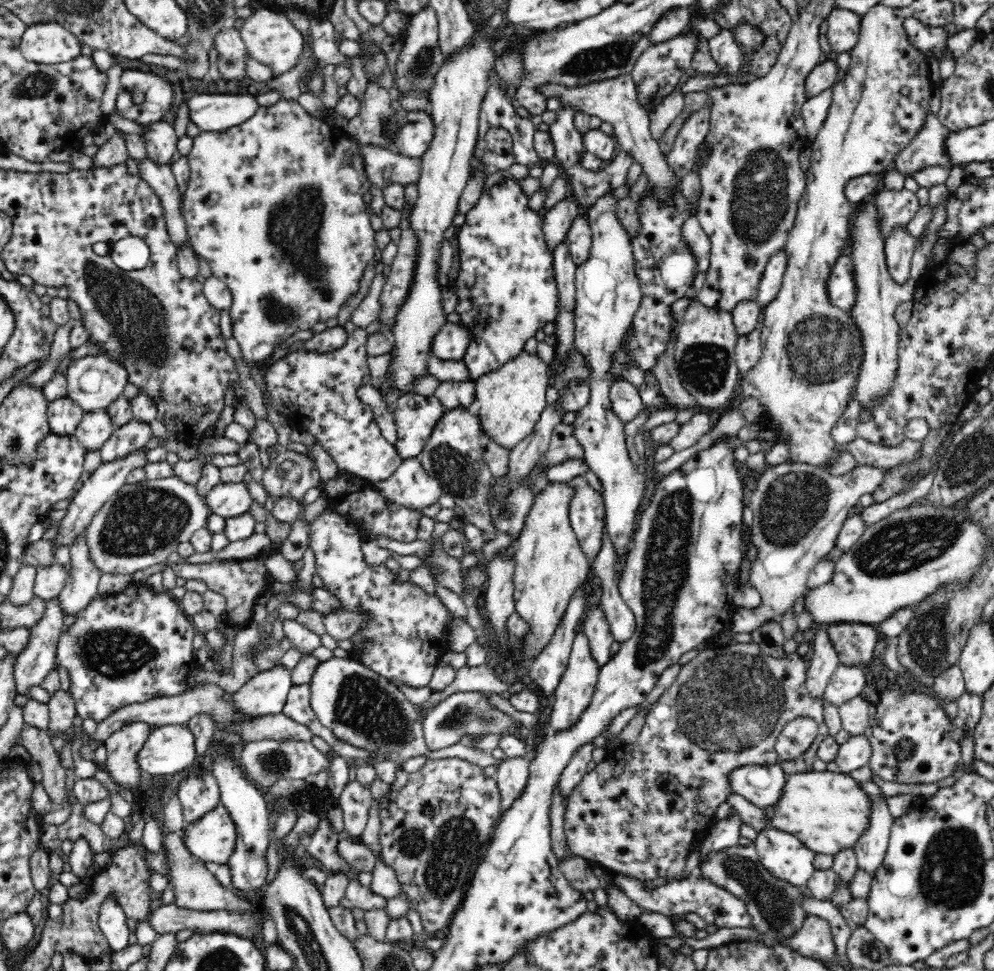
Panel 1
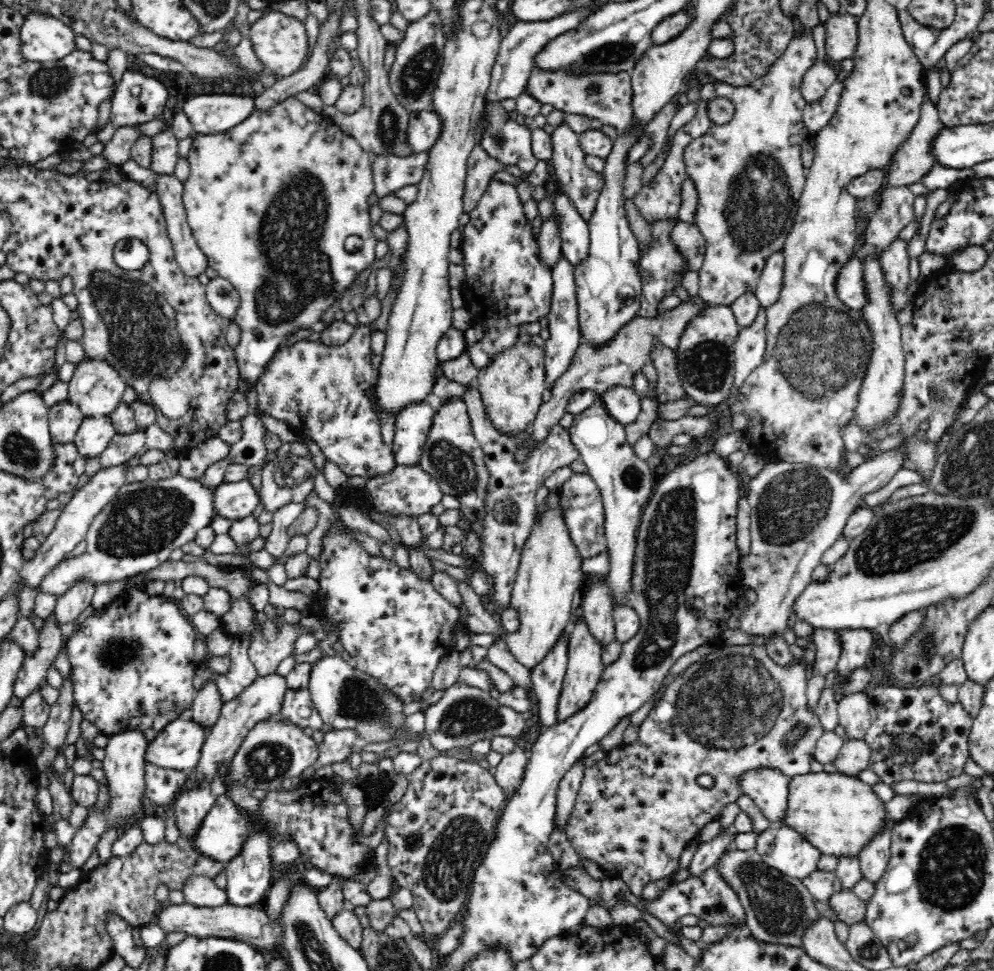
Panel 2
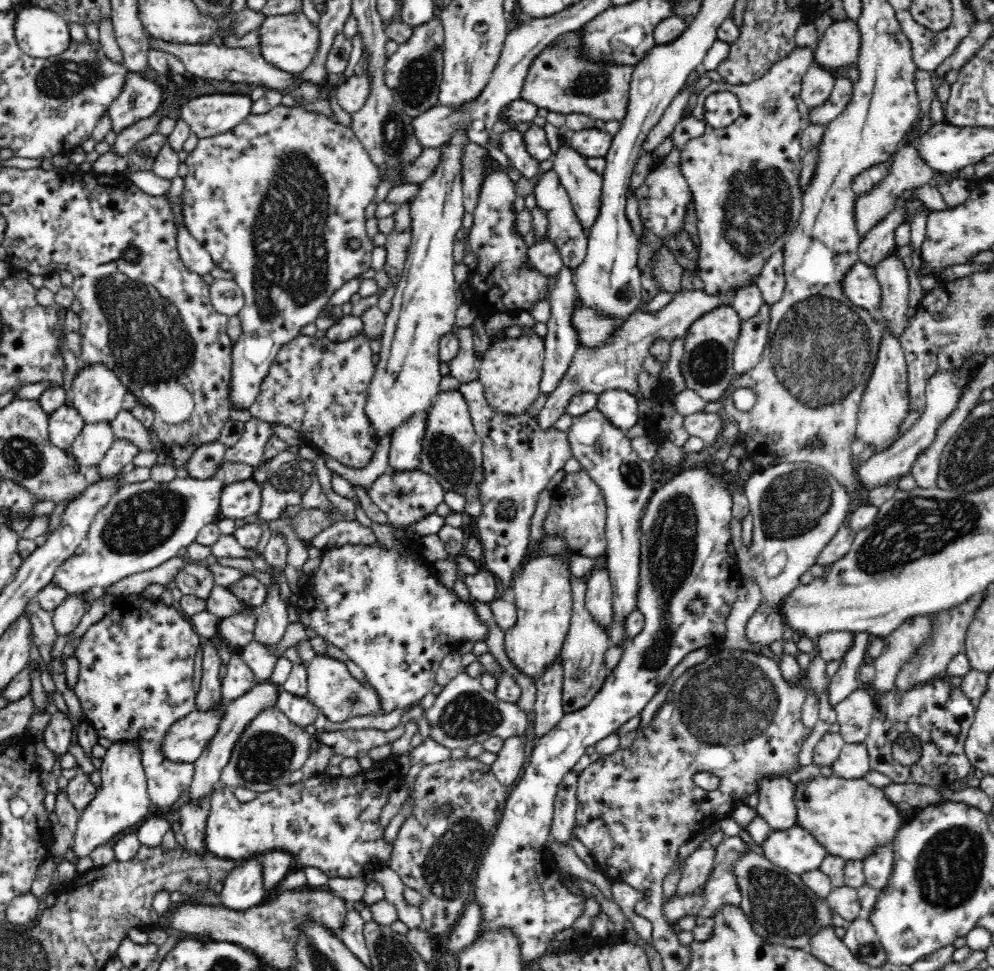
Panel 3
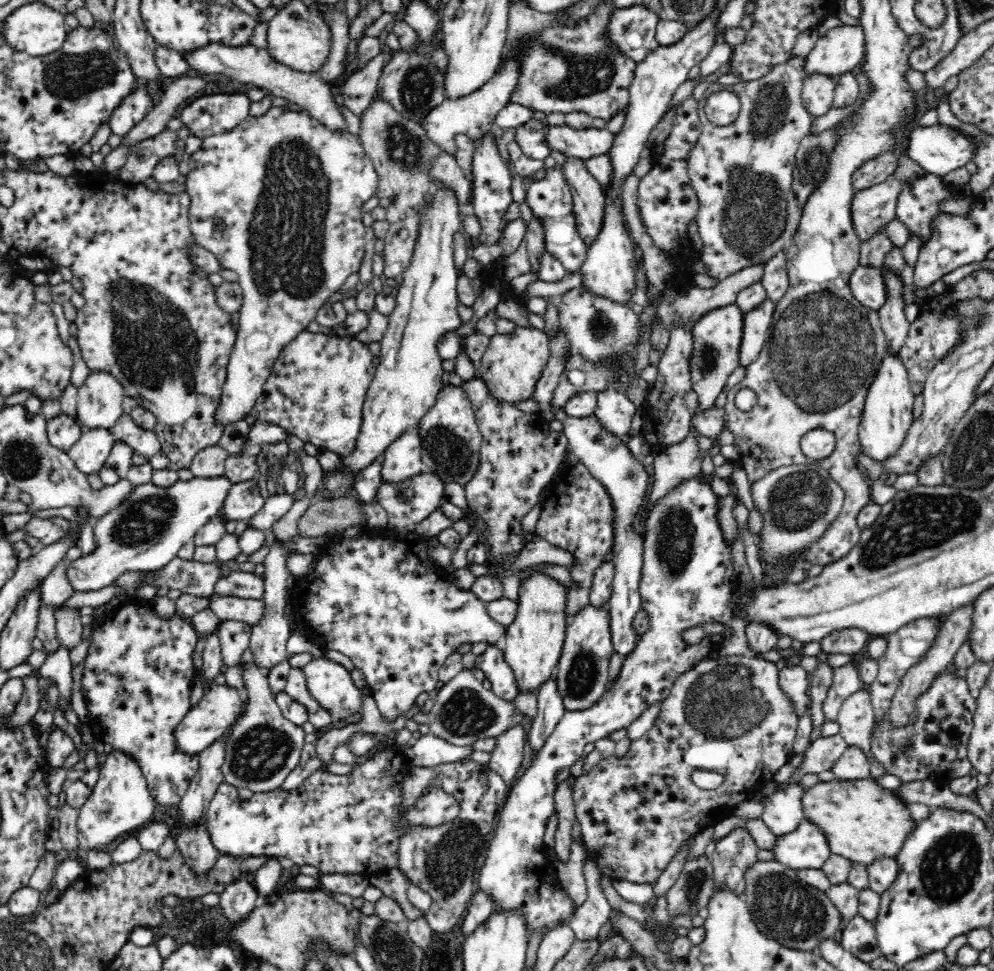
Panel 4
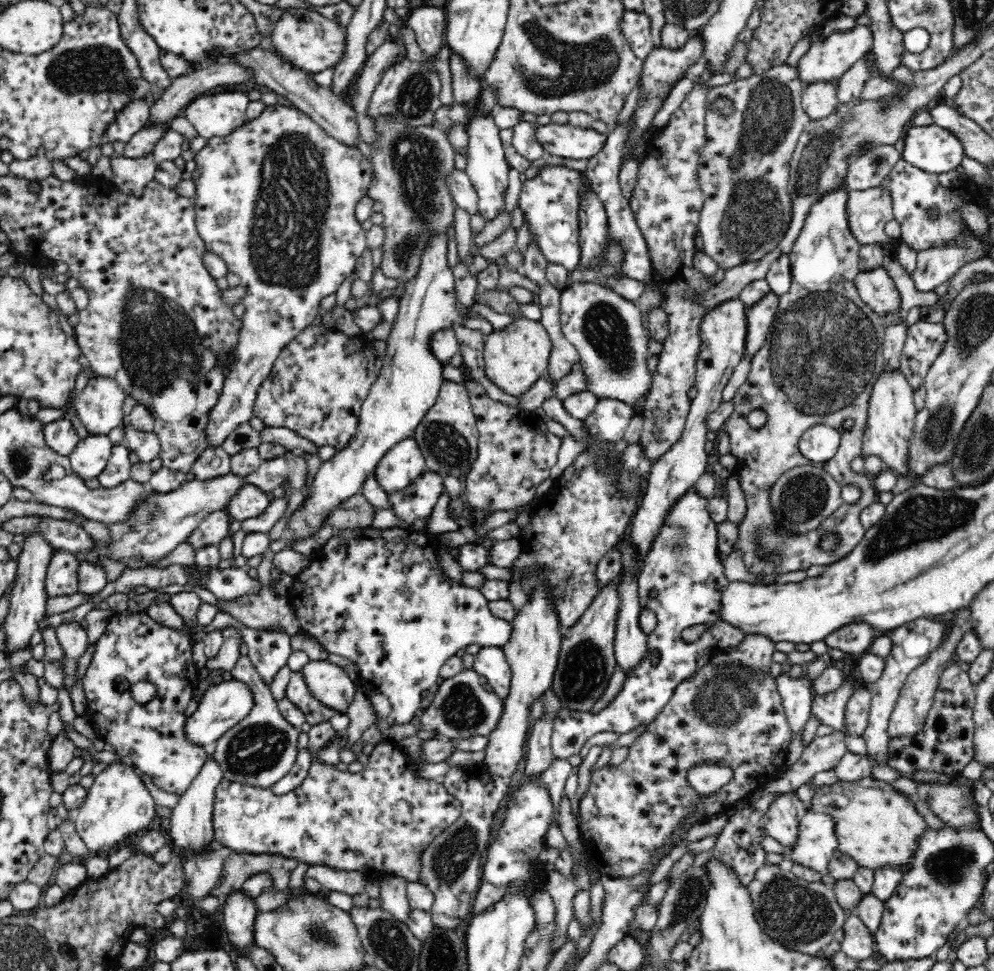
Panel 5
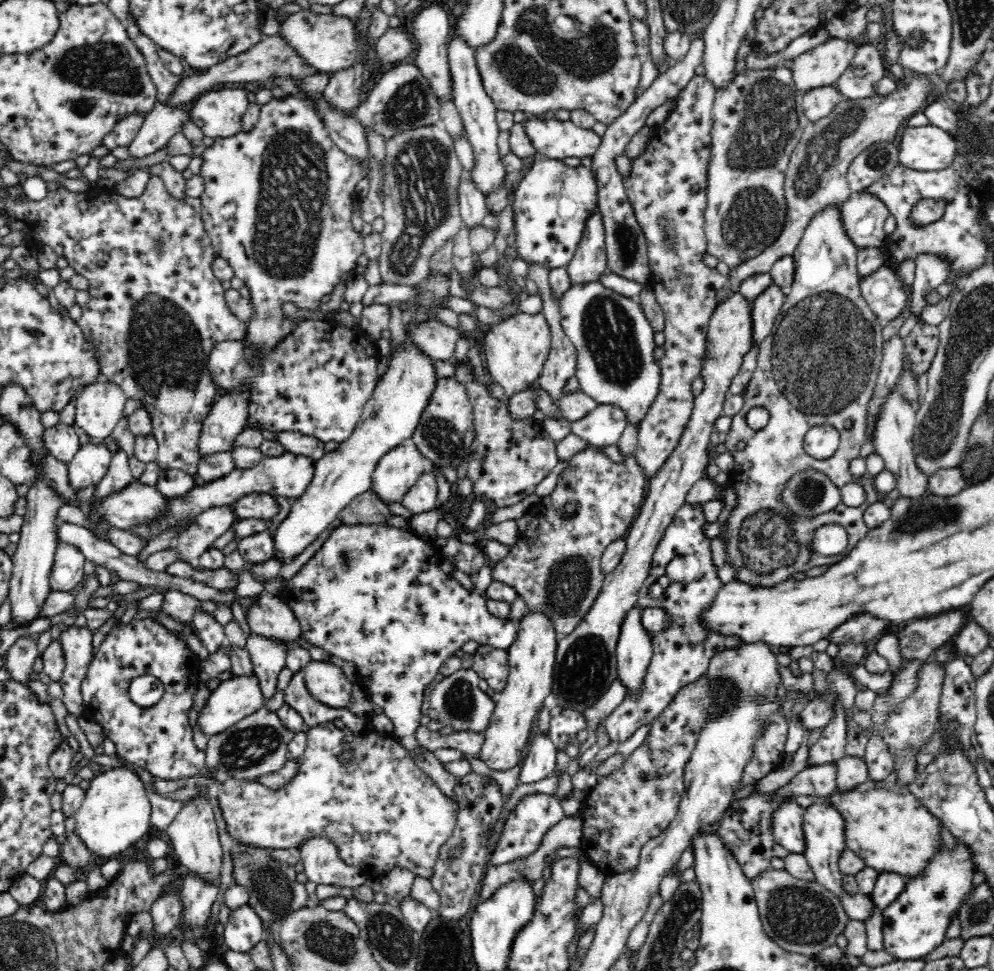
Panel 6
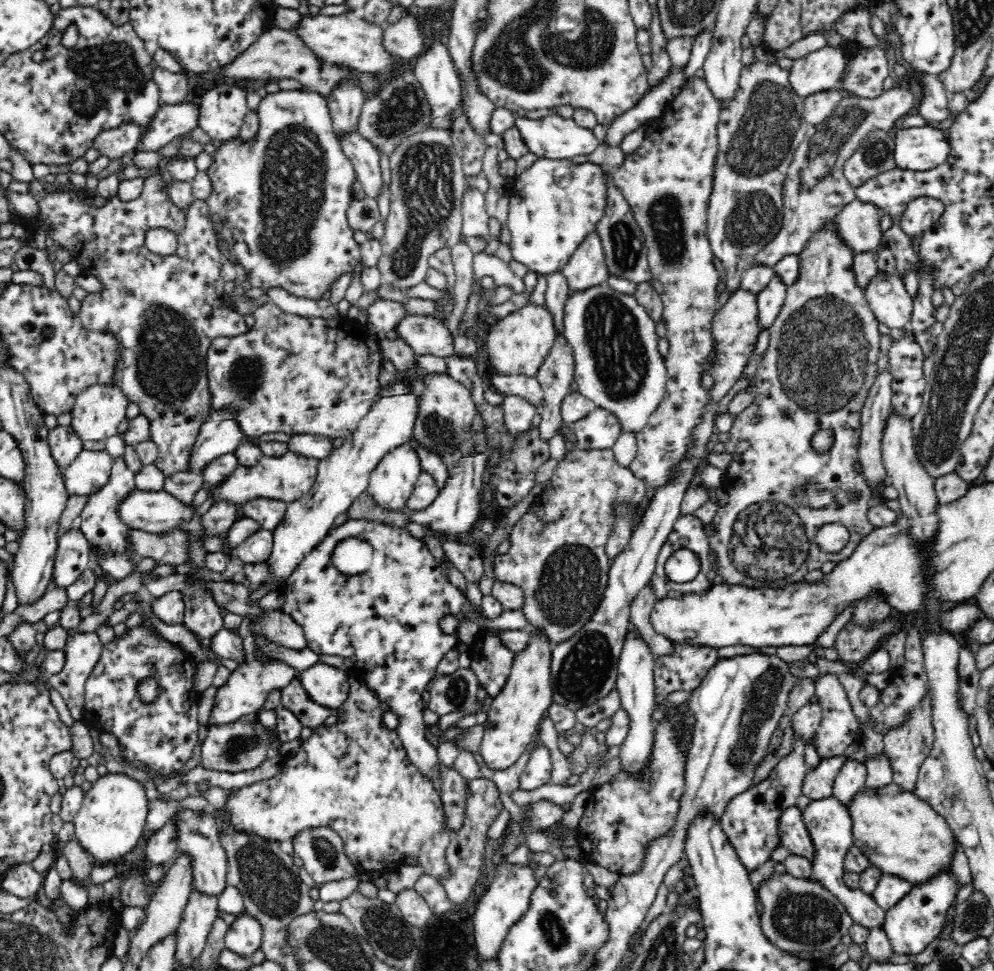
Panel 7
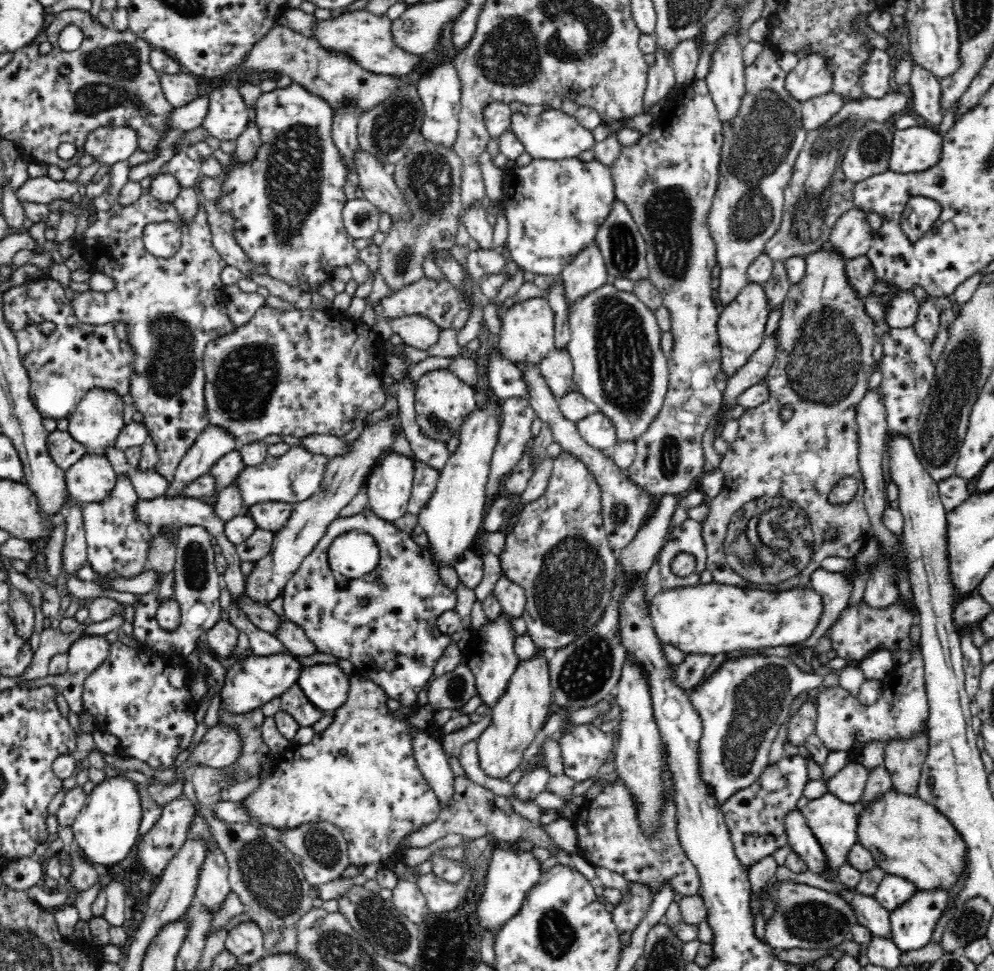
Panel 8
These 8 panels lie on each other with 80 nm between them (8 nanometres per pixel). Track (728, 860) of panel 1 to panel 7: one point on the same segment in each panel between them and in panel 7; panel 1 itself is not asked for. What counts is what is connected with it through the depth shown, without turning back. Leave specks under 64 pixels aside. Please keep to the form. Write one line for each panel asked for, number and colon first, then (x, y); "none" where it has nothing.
2: (779, 908)
3: (781, 909)
4: (786, 910)
5: (802, 916)
6: (800, 917)
7: (798, 915)

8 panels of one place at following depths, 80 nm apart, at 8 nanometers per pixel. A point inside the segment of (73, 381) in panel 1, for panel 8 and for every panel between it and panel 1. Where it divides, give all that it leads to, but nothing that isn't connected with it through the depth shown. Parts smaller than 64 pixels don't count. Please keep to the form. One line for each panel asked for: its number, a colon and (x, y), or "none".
2: (96, 387)
3: (96, 392)
4: (100, 397)
5: (99, 406)
6: (100, 407)
7: (96, 413)
8: (96, 422)

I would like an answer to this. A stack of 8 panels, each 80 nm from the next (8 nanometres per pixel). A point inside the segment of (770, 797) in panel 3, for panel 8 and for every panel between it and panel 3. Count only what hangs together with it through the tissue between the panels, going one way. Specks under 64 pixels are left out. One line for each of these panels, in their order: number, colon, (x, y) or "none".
4: (783, 812)
5: (781, 820)
6: (786, 824)
7: (794, 836)
8: (801, 840)

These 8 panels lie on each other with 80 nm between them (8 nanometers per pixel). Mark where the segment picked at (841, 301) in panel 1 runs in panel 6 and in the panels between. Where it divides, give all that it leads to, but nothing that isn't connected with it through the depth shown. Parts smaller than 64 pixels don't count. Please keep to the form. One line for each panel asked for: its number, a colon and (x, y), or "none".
2: (849, 286)
3: (860, 285)
4: (866, 283)
5: (875, 287)
6: (885, 295)

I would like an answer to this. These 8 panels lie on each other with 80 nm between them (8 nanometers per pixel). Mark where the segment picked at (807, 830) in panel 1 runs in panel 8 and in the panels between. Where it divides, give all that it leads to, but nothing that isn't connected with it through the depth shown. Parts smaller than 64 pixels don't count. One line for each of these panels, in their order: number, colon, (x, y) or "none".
2: (836, 813)
3: (849, 817)
4: (862, 821)
5: (874, 823)
6: (885, 825)
7: (899, 833)
8: (909, 838)

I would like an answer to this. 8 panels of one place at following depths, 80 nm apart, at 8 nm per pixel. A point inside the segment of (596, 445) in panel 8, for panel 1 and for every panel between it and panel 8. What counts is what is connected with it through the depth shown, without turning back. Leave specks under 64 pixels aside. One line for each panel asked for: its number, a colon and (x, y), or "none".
1: (626, 403)
2: (622, 402)
3: (618, 405)
4: (615, 411)
5: (610, 418)
6: (604, 425)
7: (598, 430)

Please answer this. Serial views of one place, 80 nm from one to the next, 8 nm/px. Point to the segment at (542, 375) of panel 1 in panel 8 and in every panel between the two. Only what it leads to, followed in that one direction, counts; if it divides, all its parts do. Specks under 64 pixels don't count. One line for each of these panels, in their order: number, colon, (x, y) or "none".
2: (511, 388)
3: (510, 371)
4: (512, 364)
5: (514, 359)
6: (516, 349)
7: (518, 344)
8: (527, 334)

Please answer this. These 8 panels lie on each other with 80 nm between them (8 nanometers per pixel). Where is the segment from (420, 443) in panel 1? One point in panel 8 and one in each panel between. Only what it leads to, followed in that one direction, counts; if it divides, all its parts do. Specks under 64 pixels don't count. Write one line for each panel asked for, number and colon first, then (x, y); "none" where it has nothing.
2: (412, 424)
3: (406, 441)
4: (402, 459)
5: (404, 462)
6: (397, 470)
7: (392, 481)
8: (389, 485)

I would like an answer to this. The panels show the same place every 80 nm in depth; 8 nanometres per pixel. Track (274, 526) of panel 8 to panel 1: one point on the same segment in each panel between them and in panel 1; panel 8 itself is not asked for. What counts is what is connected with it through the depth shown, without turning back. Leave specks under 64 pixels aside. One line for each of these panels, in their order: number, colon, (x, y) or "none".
1: (226, 499)
2: (236, 500)
3: (241, 499)
4: (244, 499)
5: (249, 501)
6: (252, 505)
7: (268, 512)

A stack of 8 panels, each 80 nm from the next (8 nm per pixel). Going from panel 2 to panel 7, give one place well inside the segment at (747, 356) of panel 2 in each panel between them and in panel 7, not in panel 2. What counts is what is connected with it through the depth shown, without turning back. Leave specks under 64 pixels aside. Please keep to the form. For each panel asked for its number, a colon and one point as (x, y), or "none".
3: (754, 336)
4: (757, 324)
5: (760, 316)
6: (765, 308)
7: (770, 300)

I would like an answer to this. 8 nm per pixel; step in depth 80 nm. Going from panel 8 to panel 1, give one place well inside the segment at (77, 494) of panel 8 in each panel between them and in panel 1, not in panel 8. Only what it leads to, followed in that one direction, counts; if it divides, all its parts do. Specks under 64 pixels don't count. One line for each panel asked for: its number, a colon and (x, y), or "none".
1: (95, 428)
2: (94, 433)
3: (95, 438)
4: (89, 452)
5: (89, 457)
6: (89, 464)
7: (88, 472)

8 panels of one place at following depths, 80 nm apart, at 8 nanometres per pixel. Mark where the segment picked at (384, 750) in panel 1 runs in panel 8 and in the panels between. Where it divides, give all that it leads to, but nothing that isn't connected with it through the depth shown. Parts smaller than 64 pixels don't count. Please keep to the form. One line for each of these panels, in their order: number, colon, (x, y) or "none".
2: (345, 697)
3: (330, 687)
4: (330, 684)
5: (330, 684)
6: (331, 685)
7: (329, 686)
8: (326, 686)

